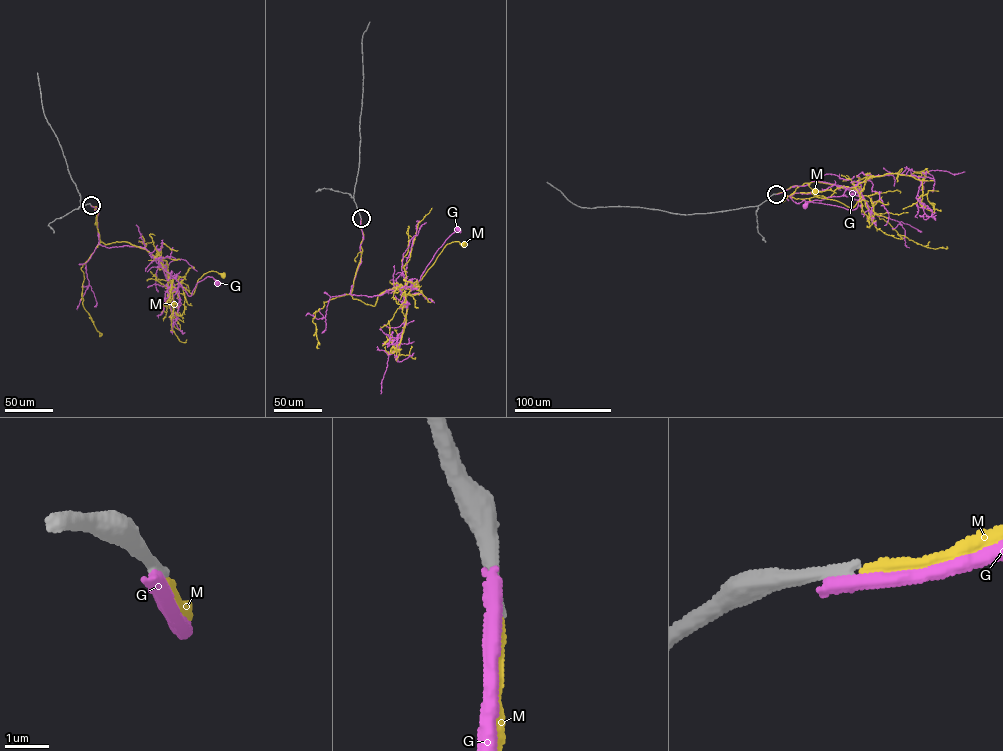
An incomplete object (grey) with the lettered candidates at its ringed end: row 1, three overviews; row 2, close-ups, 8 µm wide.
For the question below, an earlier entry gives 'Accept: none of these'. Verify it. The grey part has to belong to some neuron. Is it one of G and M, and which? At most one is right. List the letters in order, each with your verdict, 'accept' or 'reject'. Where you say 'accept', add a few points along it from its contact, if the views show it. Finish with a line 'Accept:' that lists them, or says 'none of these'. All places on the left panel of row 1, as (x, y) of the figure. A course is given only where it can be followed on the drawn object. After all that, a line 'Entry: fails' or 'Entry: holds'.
G: reject
M: accept | via (91, 205), (98, 211), (100, 241), (128, 242), (145, 249), (191, 293), (204, 274), (213, 271), (223, 275)
Accept: M
Entry: fails

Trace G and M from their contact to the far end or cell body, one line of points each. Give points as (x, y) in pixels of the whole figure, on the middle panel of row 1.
G: (361, 218), (361, 263), (352, 295), (379, 295), (414, 285), (459, 229)
M: (361, 218), (362, 253), (351, 295), (374, 306), (382, 292), (414, 287), (446, 245), (464, 244)

